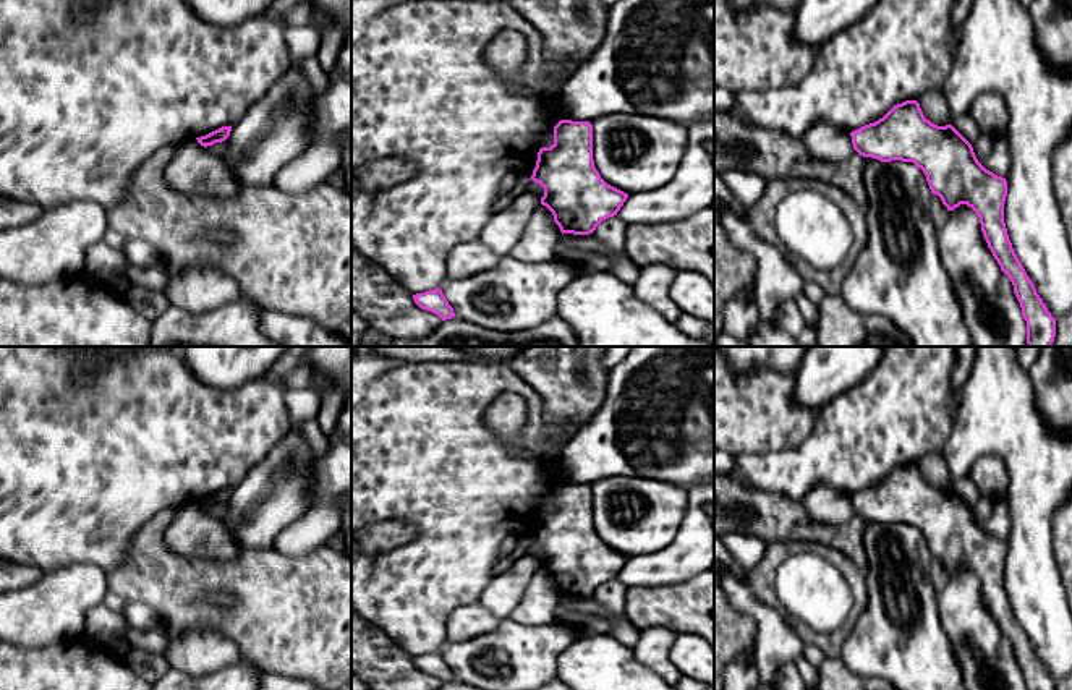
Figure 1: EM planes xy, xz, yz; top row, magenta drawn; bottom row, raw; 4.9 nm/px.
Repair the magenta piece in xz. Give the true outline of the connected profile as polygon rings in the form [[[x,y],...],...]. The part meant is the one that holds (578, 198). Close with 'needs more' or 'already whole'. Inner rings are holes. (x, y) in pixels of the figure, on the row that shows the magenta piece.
[[[560,120],[554,126],[554,144],[541,147],[531,180],[544,188],[541,204],[546,206],[562,235],[589,235],[596,227],[617,215],[628,194],[607,185],[593,160],[593,125],[589,121]]] | already whole

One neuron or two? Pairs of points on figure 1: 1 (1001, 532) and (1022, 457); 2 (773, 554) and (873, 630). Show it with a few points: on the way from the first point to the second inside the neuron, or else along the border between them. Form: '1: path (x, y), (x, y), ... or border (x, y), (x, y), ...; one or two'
1: border (1006, 498), (1009, 535), (1004, 540); two
2: border (867, 582), (867, 608), (842, 645), (841, 653); two

